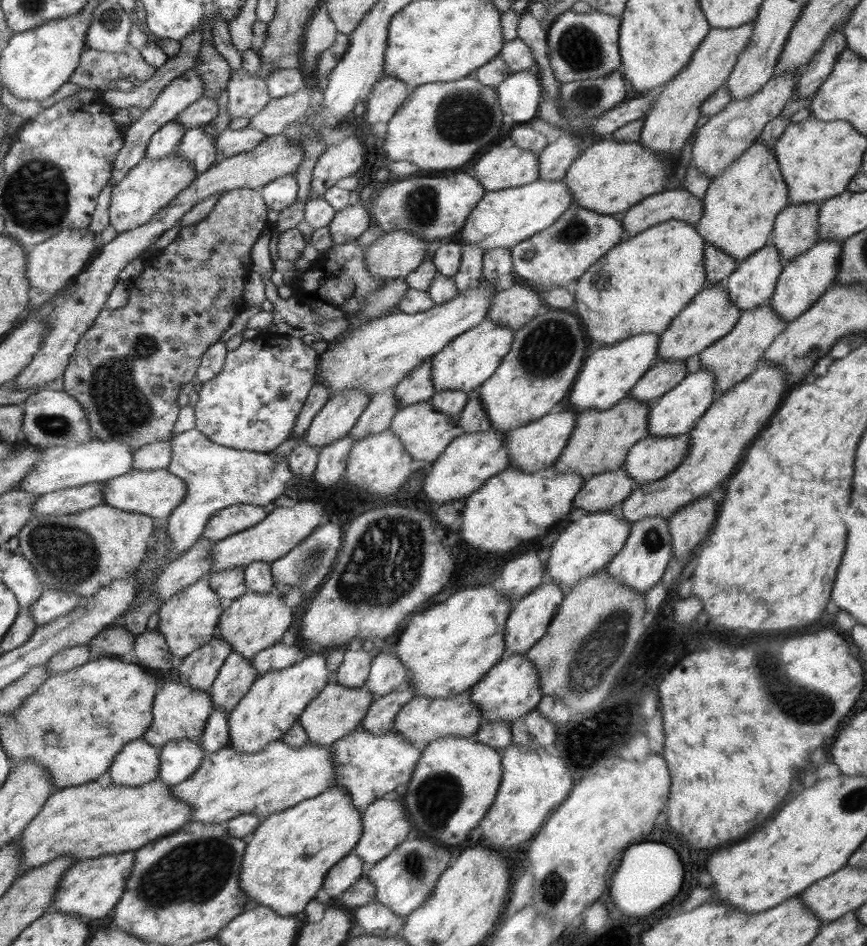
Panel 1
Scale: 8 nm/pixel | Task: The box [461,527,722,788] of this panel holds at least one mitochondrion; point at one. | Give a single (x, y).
(600, 652)

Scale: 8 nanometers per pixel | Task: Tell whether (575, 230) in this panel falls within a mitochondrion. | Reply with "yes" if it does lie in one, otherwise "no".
yes

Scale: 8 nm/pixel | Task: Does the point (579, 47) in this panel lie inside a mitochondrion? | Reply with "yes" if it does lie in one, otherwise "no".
yes

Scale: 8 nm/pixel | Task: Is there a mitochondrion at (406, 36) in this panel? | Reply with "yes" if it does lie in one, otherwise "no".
no

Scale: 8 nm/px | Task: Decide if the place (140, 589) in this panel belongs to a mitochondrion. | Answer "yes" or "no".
no

